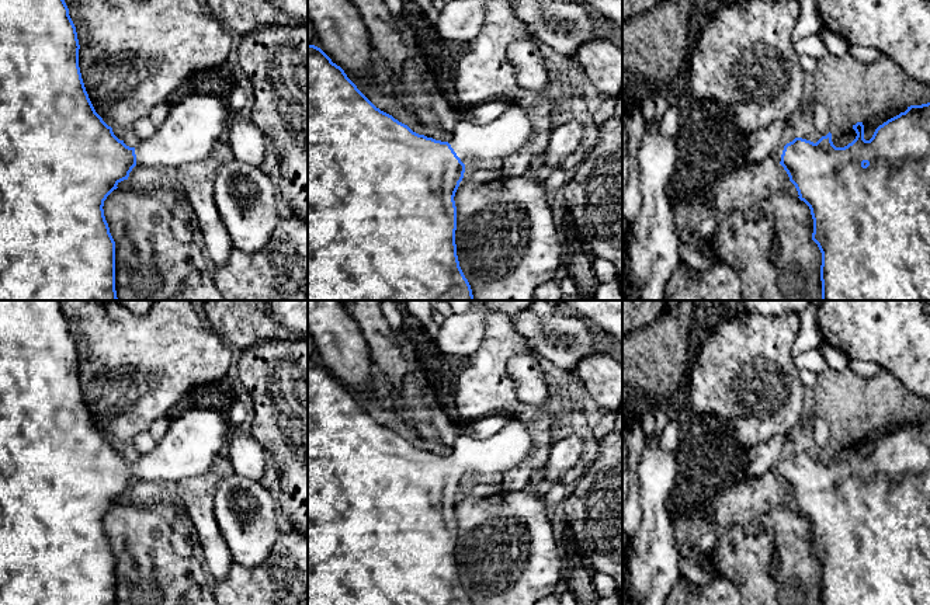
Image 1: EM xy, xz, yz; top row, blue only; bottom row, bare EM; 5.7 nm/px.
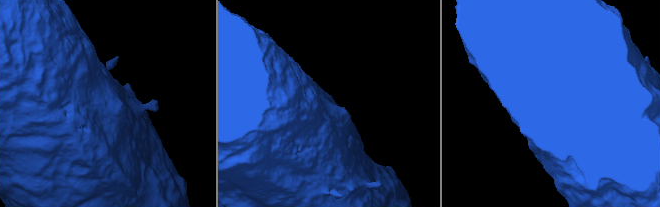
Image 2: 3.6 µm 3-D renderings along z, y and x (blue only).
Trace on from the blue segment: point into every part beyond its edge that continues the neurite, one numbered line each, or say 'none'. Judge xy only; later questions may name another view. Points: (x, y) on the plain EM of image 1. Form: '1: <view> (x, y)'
1: xy (195, 437)

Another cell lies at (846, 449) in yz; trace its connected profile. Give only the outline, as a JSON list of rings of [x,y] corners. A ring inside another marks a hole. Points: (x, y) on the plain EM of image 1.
[[[899,420],[899,421],[893,421],[889,423],[884,427],[875,428],[875,430],[868,430],[865,432],[863,432],[861,435],[854,435],[850,439],[841,442],[840,445],[832,448],[832,456],[836,462],[844,462],[849,458],[851,458],[857,448],[853,444],[853,441],[857,437],[861,437],[864,439],[864,453],[870,455],[875,446],[875,444],[882,439],[884,437],[886,437],[888,434],[899,430],[900,427],[905,427],[908,424],[908,420]]]

